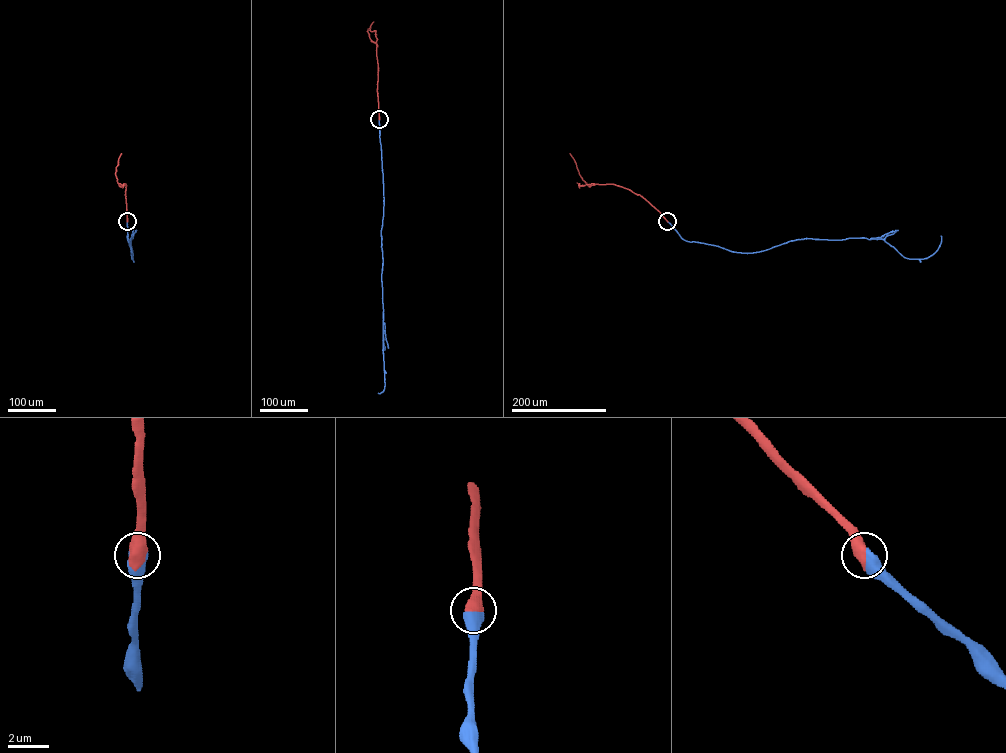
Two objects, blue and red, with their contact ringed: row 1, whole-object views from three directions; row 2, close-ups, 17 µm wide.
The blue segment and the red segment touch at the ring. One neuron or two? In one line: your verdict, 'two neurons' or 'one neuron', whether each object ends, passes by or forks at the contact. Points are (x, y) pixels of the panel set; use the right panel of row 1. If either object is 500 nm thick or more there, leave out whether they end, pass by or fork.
one neuron

